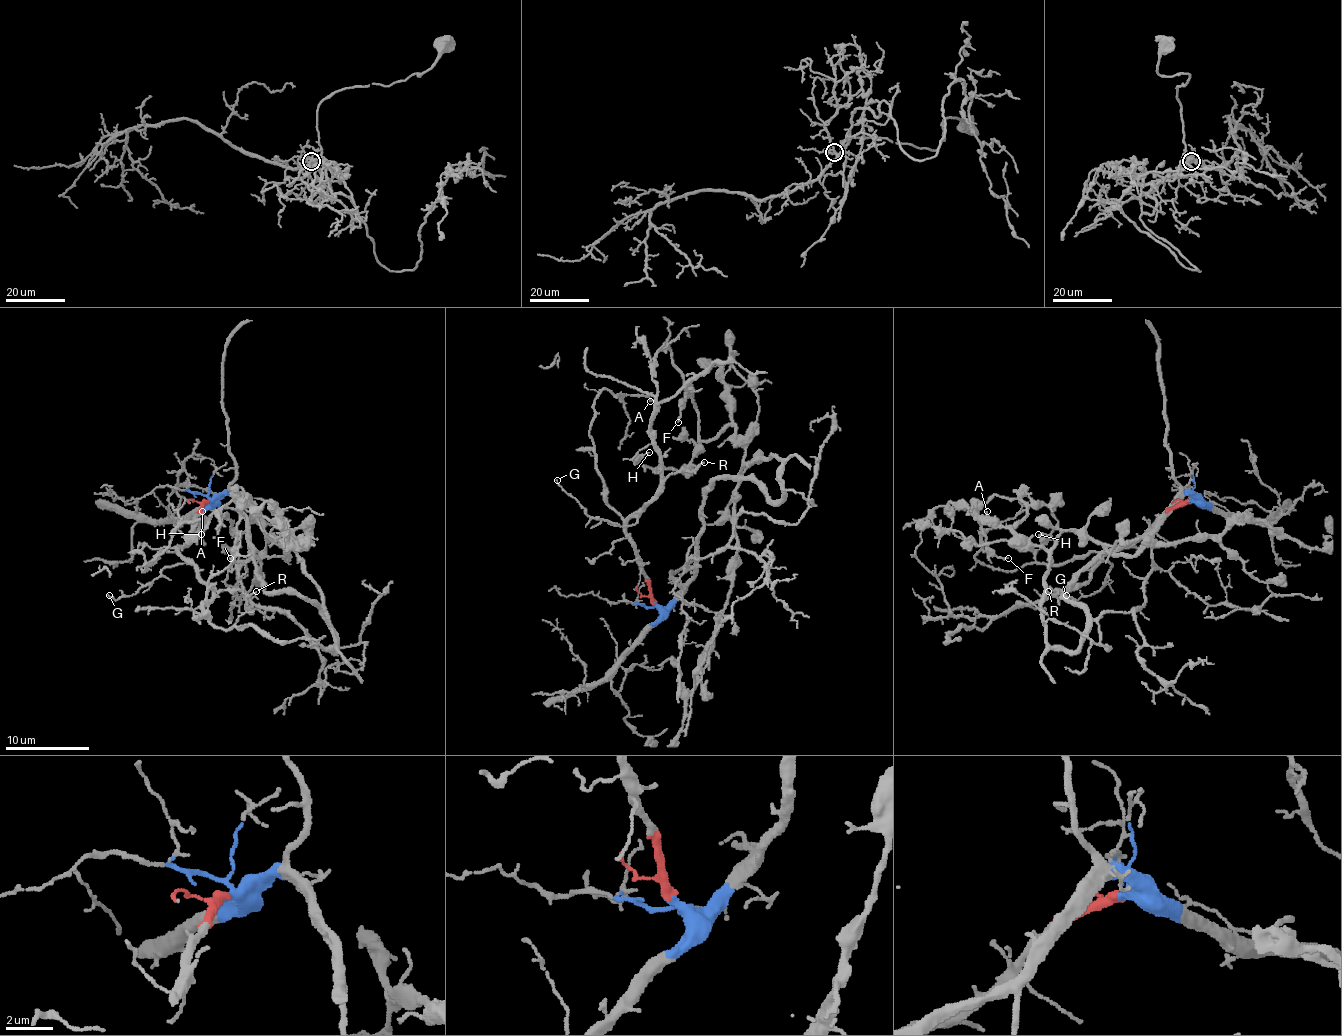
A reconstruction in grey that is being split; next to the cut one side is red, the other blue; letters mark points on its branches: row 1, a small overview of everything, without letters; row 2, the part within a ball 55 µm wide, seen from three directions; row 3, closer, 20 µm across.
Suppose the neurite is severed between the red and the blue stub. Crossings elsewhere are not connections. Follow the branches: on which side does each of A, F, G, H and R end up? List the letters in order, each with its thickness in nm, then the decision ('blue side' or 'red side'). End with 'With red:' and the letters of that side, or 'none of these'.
A: calibre 150 nm; red side
F: calibre 150 nm; blue side
G: calibre 110 nm; red side
H: calibre 320 nm; blue side
R: calibre 170 nm; red side
With red: A, G, R

